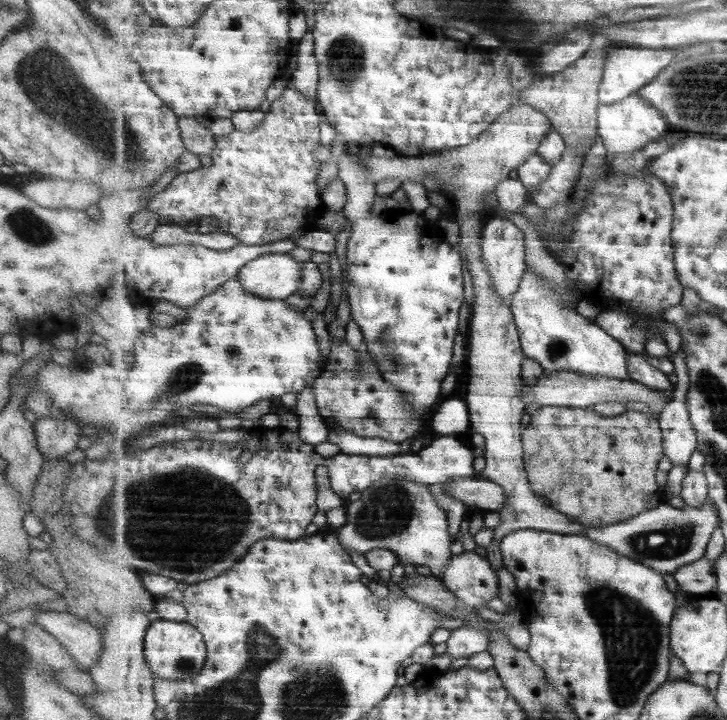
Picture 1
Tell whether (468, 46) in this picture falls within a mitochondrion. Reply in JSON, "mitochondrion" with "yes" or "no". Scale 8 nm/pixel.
{"mitochondrion":"no"}

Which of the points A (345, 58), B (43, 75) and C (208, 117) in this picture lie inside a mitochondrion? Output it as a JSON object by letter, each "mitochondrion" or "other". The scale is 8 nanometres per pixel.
{"A":"mitochondrion","B":"mitochondrion","C":"other"}

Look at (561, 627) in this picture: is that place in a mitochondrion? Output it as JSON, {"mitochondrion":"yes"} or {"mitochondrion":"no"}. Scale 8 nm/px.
{"mitochondrion":"no"}

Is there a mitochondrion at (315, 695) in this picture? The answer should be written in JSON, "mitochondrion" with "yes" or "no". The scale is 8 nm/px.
{"mitochondrion":"yes"}

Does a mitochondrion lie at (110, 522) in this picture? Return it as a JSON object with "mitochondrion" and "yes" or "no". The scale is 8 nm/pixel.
{"mitochondrion":"yes"}

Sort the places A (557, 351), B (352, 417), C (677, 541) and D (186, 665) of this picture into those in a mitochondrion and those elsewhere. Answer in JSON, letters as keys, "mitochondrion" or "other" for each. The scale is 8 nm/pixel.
{"A":"mitochondrion","B":"other","C":"mitochondrion","D":"mitochondrion"}

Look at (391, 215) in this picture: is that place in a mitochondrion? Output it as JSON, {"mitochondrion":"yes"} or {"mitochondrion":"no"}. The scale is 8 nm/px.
{"mitochondrion":"no"}

